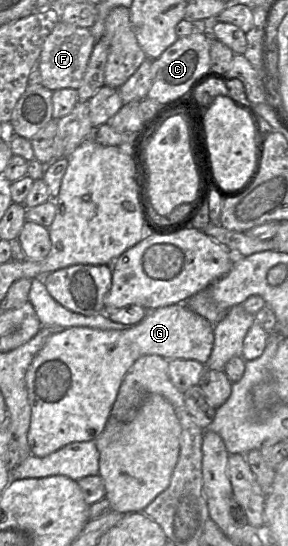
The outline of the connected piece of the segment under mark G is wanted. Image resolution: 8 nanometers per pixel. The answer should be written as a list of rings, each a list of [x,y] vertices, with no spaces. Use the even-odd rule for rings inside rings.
[[[185,304],[148,310],[138,324],[123,330],[70,327],[55,331],[34,357],[25,376],[31,408],[27,436],[31,455],[45,457],[70,443],[95,441],[109,420],[124,376],[141,356],[158,355],[167,360],[191,359],[205,365],[211,355],[213,343],[214,325]]]

